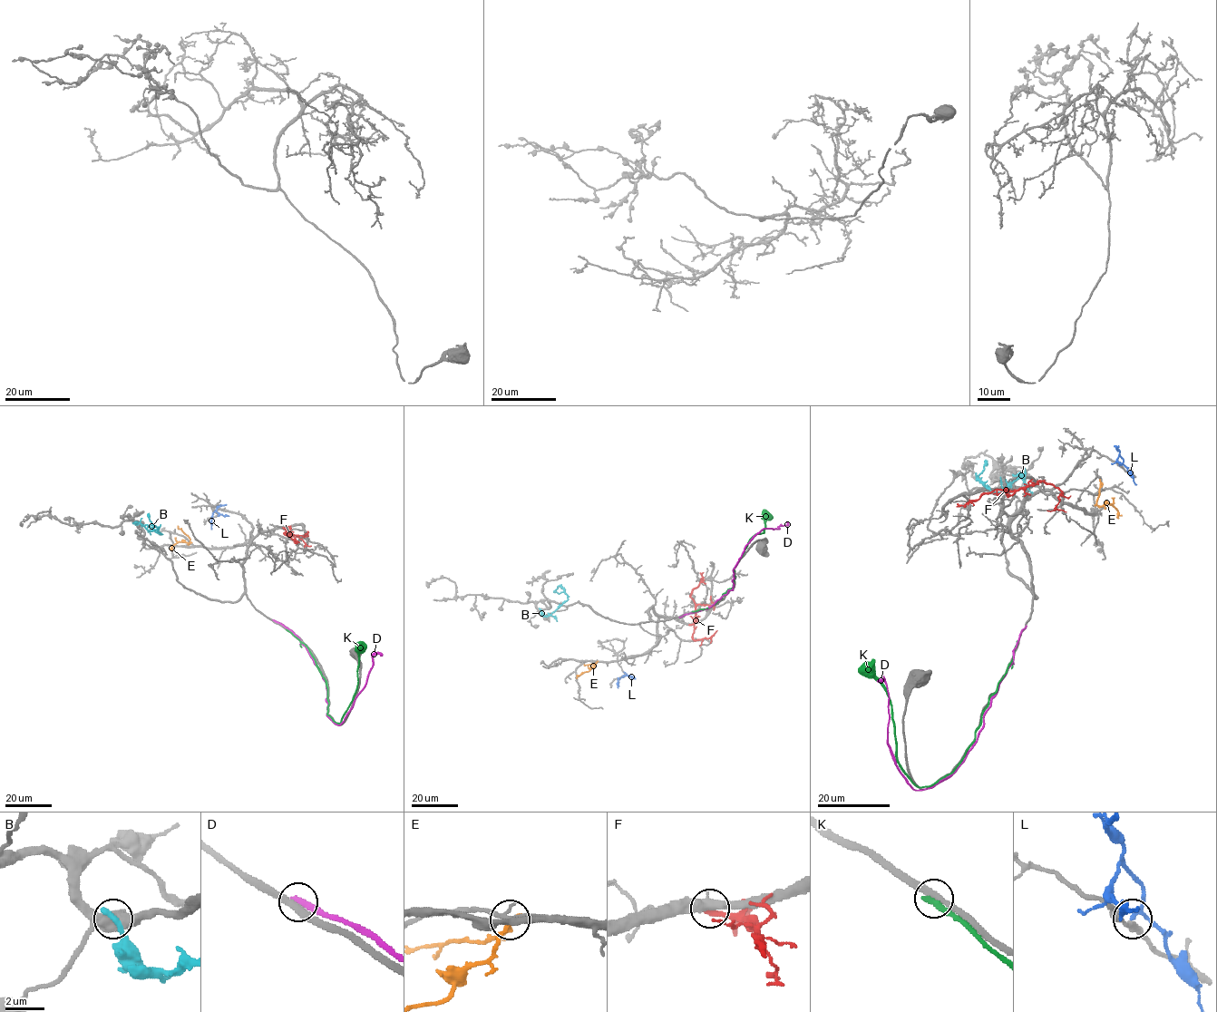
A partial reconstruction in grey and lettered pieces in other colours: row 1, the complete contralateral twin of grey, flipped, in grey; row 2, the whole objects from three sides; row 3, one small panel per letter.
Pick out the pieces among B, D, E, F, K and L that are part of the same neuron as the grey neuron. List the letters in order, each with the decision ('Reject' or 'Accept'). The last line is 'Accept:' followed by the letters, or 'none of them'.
B: Reject
D: Reject
E: Reject
F: Reject
K: Reject
L: Reject
Accept: none of them

